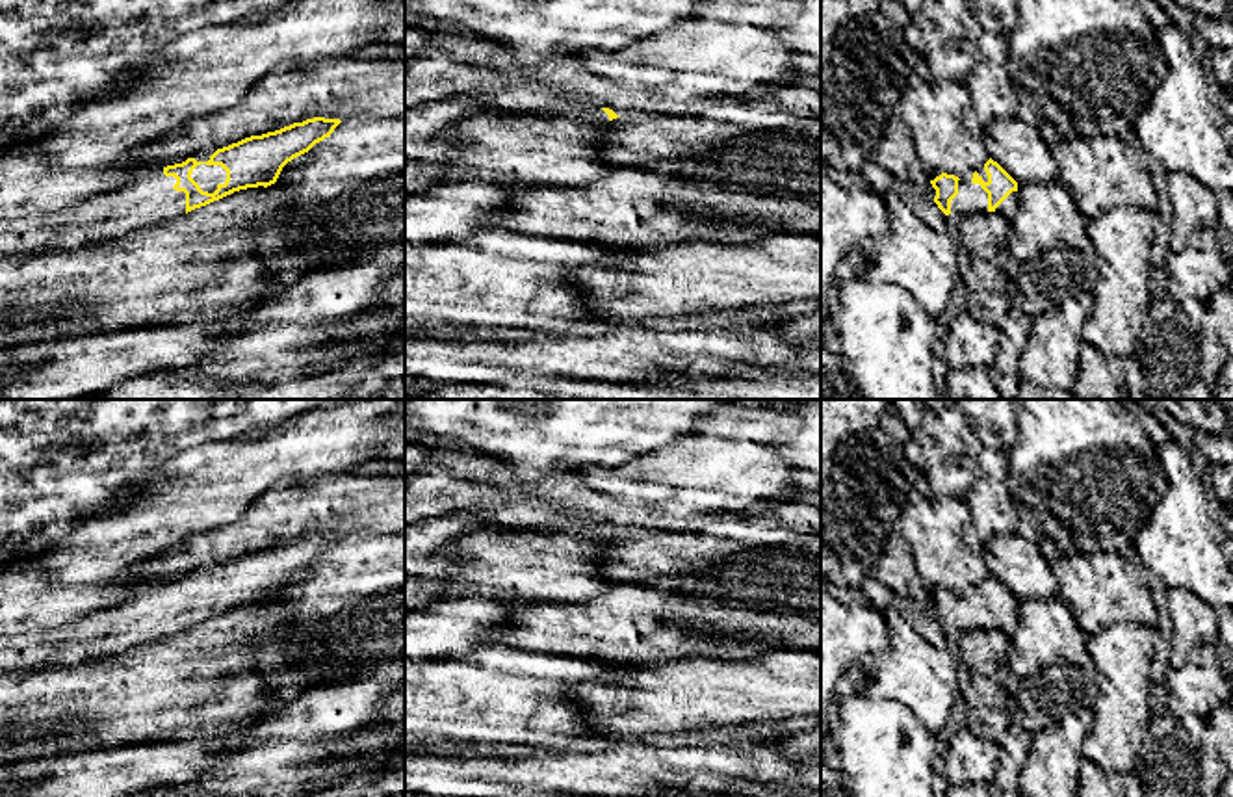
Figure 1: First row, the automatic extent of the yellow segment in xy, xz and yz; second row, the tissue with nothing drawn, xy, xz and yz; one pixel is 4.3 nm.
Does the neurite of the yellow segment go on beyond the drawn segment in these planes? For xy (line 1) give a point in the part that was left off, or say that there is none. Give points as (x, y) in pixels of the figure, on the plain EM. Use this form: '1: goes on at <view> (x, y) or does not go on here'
1: goes on at xy (151, 615)

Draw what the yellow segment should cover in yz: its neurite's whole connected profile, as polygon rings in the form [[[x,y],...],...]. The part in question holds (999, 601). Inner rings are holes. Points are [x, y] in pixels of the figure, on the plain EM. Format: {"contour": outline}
{"contour": [[[992,574],[962,594],[936,587],[930,600],[930,615],[951,635],[995,628],[1010,637],[1019,624],[1018,598]]]}

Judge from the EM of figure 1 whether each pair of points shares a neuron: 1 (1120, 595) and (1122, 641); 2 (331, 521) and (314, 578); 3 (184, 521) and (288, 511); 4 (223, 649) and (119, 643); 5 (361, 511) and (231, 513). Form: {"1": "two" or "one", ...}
{"1": "two", "2": "two", "3": "two", "4": "two", "5": "two"}

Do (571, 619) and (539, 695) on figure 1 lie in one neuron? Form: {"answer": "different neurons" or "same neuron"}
{"answer": "different neurons"}

